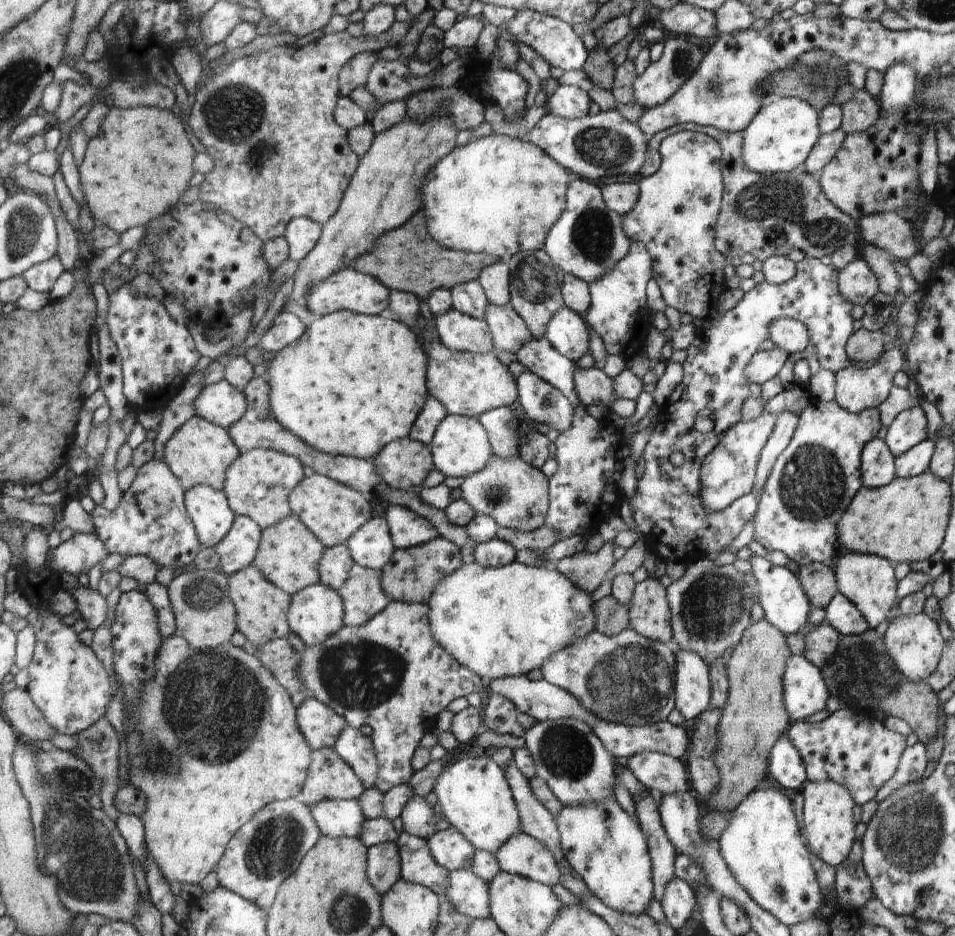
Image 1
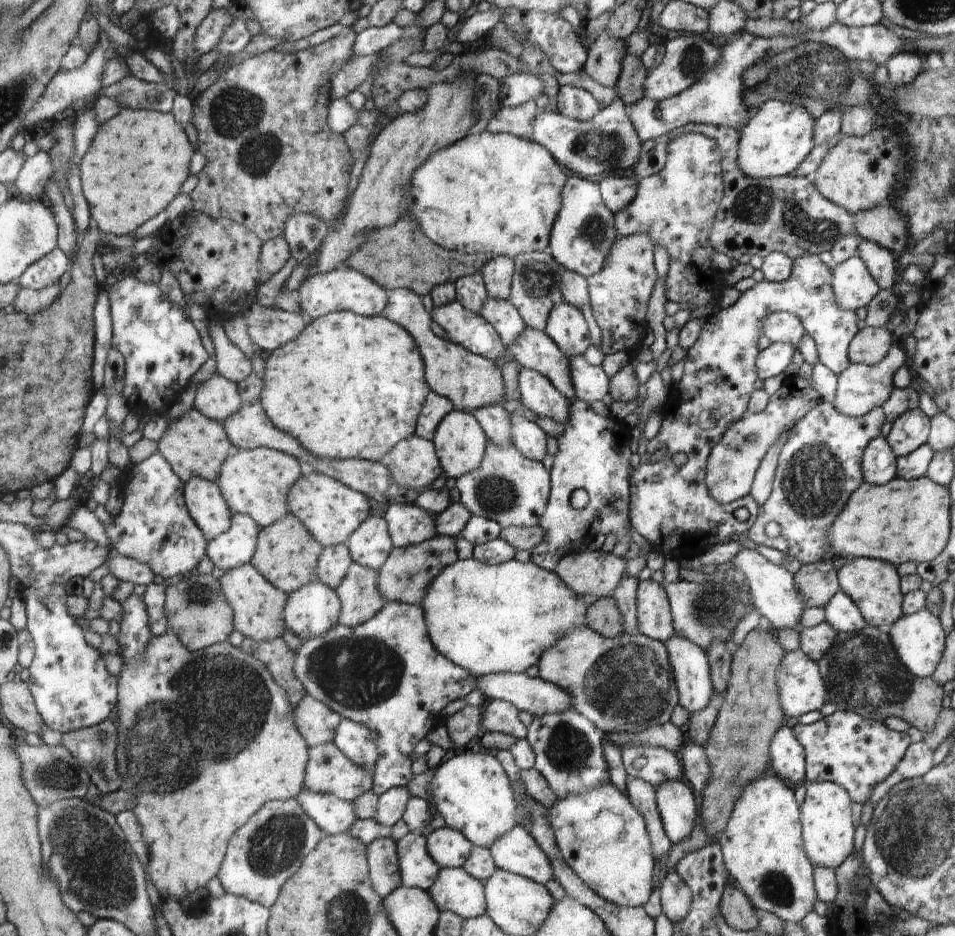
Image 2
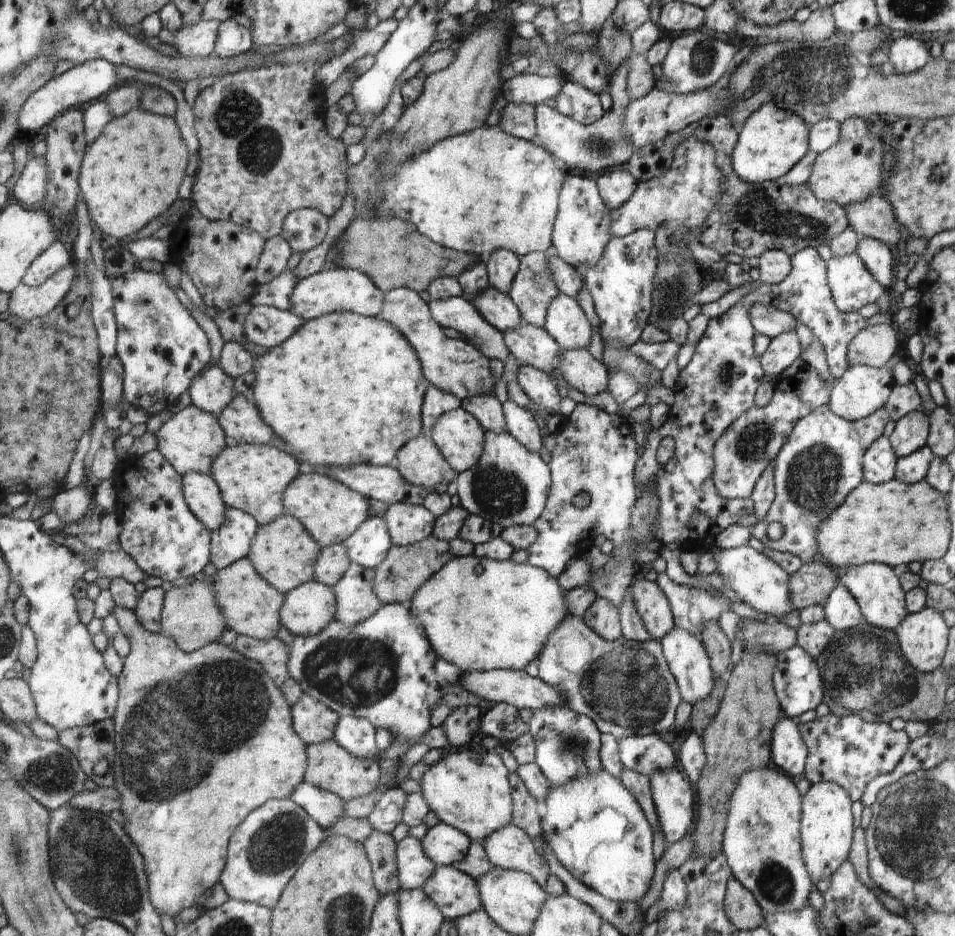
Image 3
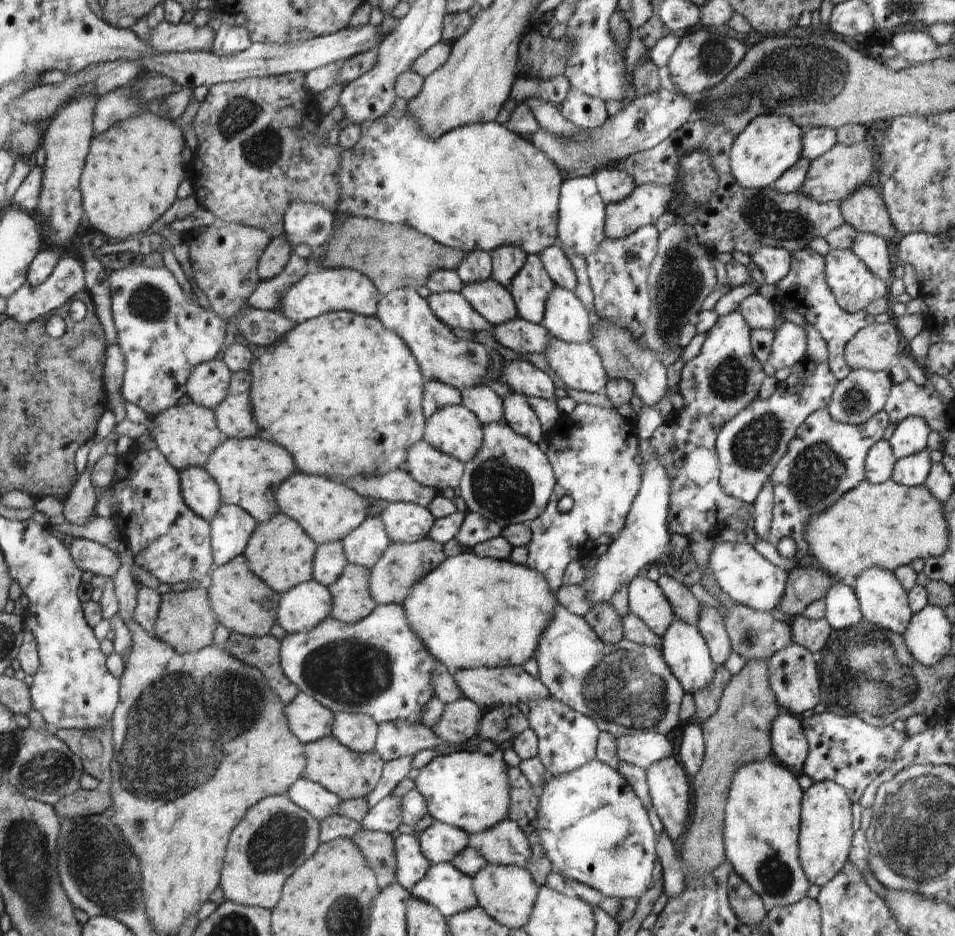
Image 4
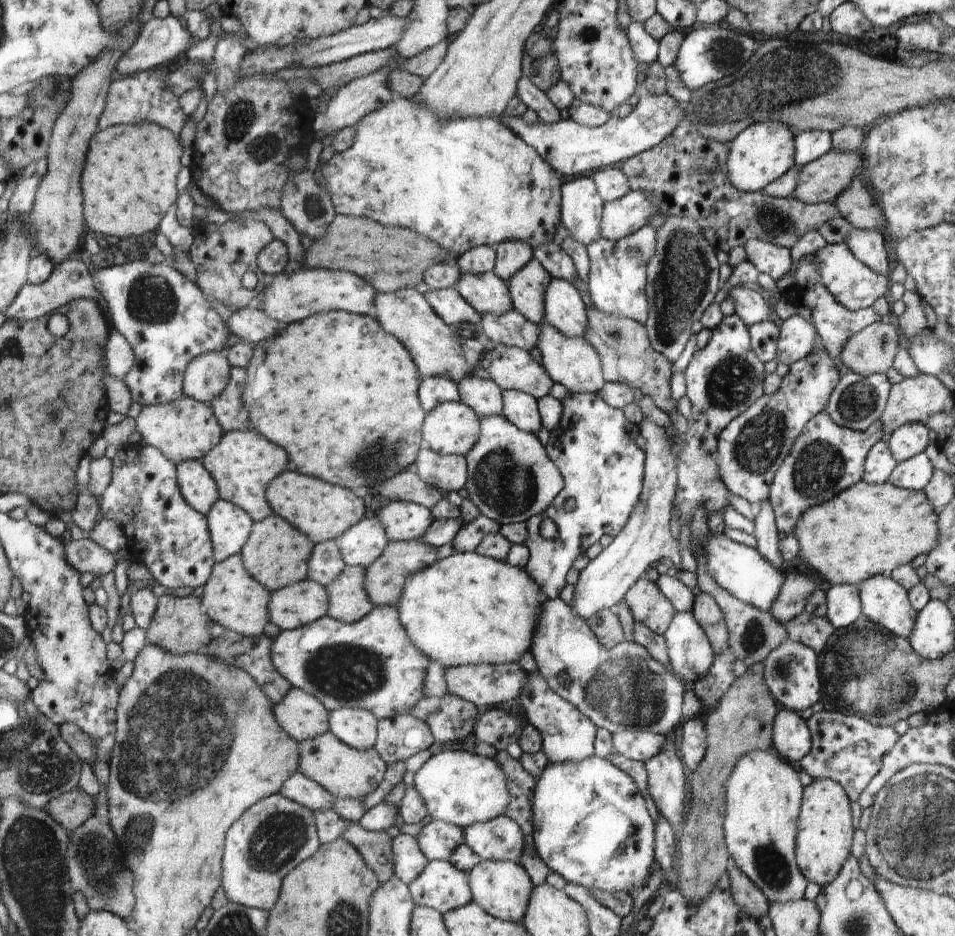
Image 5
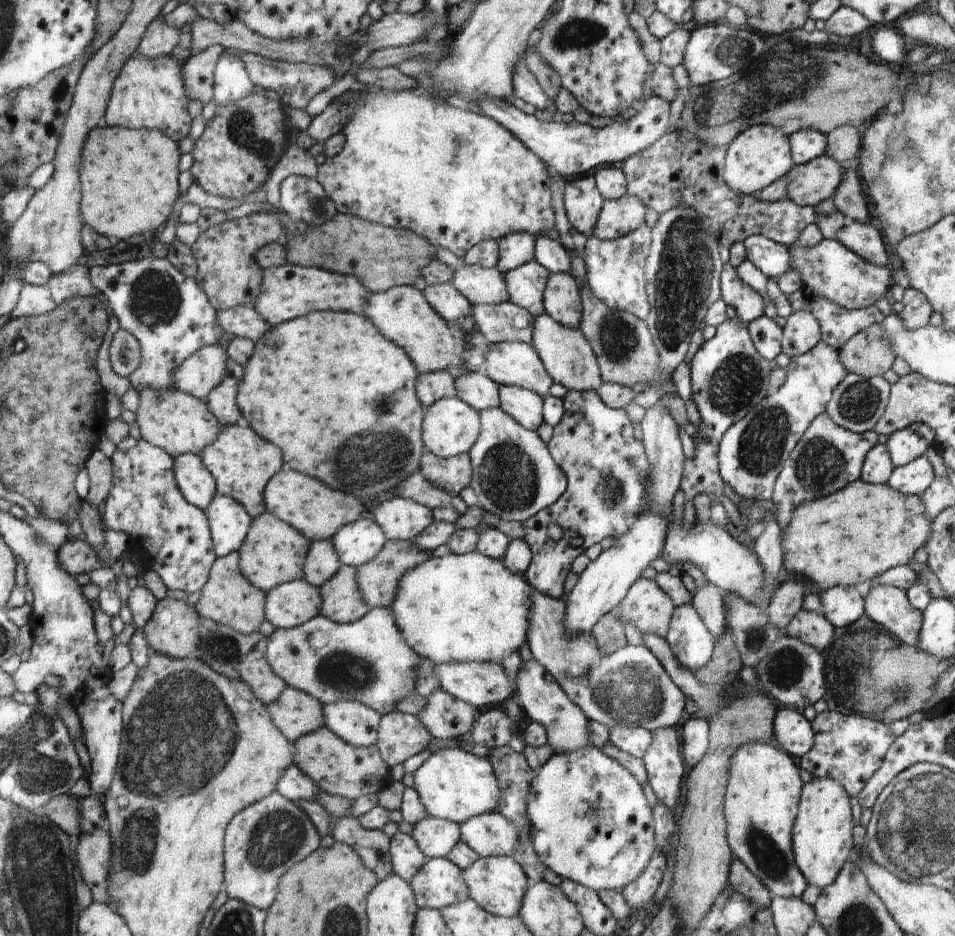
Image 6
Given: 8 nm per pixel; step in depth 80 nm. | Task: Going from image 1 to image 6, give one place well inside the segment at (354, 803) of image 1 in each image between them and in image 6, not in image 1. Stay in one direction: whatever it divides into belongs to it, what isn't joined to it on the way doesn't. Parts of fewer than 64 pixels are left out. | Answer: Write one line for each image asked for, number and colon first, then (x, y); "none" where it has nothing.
2: (334, 815)
3: (327, 808)
4: (320, 802)
5: (299, 788)
6: (296, 785)

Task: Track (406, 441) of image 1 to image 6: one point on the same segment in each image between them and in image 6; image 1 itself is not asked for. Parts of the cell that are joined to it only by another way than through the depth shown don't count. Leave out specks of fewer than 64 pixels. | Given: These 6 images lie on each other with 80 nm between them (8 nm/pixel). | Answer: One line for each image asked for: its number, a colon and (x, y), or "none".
2: (413, 463)
3: (421, 463)
4: (426, 464)
5: (446, 473)
6: (452, 474)

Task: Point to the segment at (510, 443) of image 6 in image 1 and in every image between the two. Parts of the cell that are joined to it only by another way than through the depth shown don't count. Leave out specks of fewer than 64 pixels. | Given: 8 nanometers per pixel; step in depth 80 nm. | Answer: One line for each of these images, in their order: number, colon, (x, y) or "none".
1: (518, 500)
2: (508, 487)
3: (509, 486)
4: (509, 482)
5: (512, 478)

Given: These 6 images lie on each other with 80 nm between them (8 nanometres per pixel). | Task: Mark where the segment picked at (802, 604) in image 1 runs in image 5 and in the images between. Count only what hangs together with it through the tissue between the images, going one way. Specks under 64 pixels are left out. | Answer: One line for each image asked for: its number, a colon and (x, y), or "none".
2: (775, 595)
3: (750, 576)
4: (749, 579)
5: (743, 571)

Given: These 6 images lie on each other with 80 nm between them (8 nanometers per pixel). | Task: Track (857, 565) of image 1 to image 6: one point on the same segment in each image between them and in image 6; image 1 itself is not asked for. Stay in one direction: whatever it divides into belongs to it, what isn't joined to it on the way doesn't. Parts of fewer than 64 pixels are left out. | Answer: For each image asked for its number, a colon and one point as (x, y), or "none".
2: (873, 585)
3: (876, 587)
4: (882, 600)
5: (883, 600)
6: (886, 604)

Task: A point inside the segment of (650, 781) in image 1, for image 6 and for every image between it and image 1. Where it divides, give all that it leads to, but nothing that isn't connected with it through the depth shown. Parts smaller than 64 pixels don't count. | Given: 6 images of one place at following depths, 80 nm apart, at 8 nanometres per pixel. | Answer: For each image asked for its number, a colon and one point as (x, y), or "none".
2: (655, 765)
3: (646, 754)
4: (642, 749)
5: (639, 745)
6: (633, 740)

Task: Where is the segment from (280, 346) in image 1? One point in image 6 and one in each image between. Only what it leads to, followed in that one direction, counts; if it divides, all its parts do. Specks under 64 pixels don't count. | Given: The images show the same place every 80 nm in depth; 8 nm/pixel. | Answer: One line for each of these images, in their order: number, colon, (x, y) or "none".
2: (270, 328)
3: (267, 326)
4: (260, 327)
5: (254, 325)
6: (244, 322)

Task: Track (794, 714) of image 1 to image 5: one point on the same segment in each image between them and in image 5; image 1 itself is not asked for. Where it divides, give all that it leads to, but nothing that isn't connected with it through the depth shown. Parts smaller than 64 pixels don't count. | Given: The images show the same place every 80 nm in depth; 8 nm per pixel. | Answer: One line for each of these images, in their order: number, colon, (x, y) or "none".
2: (801, 687)
3: (797, 680)
4: (793, 671)
5: (792, 670)

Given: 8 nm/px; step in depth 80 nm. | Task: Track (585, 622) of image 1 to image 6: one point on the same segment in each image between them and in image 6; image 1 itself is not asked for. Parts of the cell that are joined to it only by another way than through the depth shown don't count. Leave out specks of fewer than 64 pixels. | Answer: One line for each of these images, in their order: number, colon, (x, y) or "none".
2: (501, 618)
3: (480, 614)
4: (471, 611)
5: (466, 609)
6: (457, 608)

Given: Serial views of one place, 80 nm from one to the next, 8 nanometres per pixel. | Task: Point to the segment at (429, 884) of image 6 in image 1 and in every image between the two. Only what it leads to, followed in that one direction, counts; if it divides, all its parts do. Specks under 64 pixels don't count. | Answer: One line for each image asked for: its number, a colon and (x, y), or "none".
1: (469, 894)
2: (456, 891)
3: (457, 894)
4: (451, 891)
5: (442, 887)

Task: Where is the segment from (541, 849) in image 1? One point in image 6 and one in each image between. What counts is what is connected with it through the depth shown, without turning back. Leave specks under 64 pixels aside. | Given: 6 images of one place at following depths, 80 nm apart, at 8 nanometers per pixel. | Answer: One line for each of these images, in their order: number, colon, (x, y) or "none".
2: (517, 852)
3: (509, 848)
4: (506, 843)
5: (501, 839)
6: (492, 834)

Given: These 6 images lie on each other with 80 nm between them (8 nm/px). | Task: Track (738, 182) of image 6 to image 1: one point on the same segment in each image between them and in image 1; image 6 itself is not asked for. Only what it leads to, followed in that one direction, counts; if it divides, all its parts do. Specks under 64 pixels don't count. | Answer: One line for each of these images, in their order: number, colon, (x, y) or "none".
1: (779, 139)
2: (780, 135)
3: (772, 140)
4: (771, 144)
5: (765, 151)

